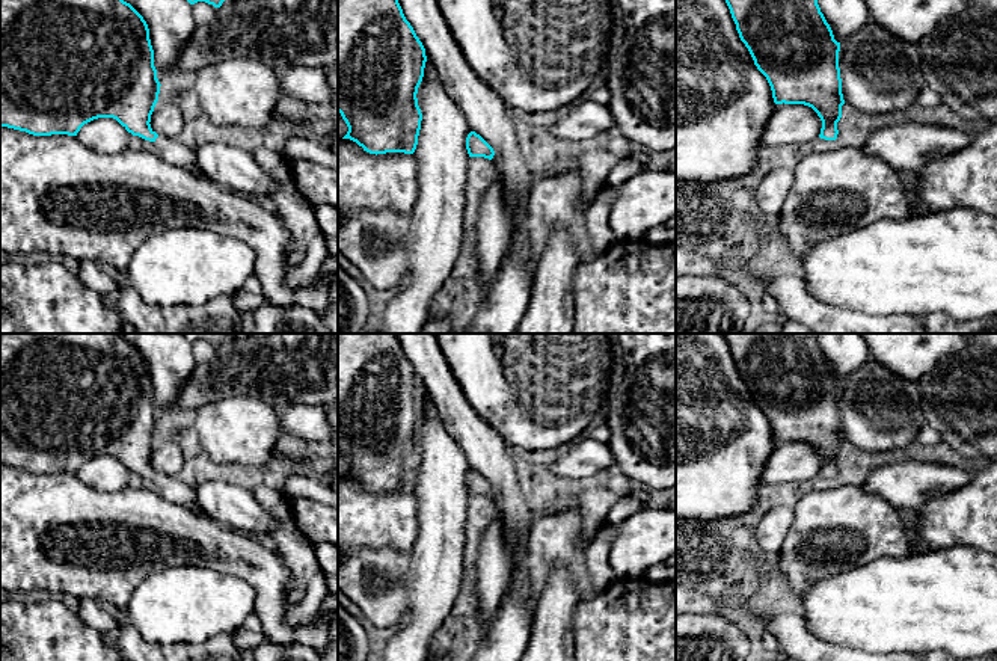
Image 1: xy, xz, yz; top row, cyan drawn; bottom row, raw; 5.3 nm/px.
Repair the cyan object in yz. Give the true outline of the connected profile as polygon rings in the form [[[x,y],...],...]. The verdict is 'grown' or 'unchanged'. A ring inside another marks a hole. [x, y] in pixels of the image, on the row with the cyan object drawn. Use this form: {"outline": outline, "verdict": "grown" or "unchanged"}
{"outline": [[[726,0],[741,41],[766,77],[775,104],[804,104],[822,121],[821,139],[836,140],[845,104],[834,39],[818,0]]], "verdict": "unchanged"}

